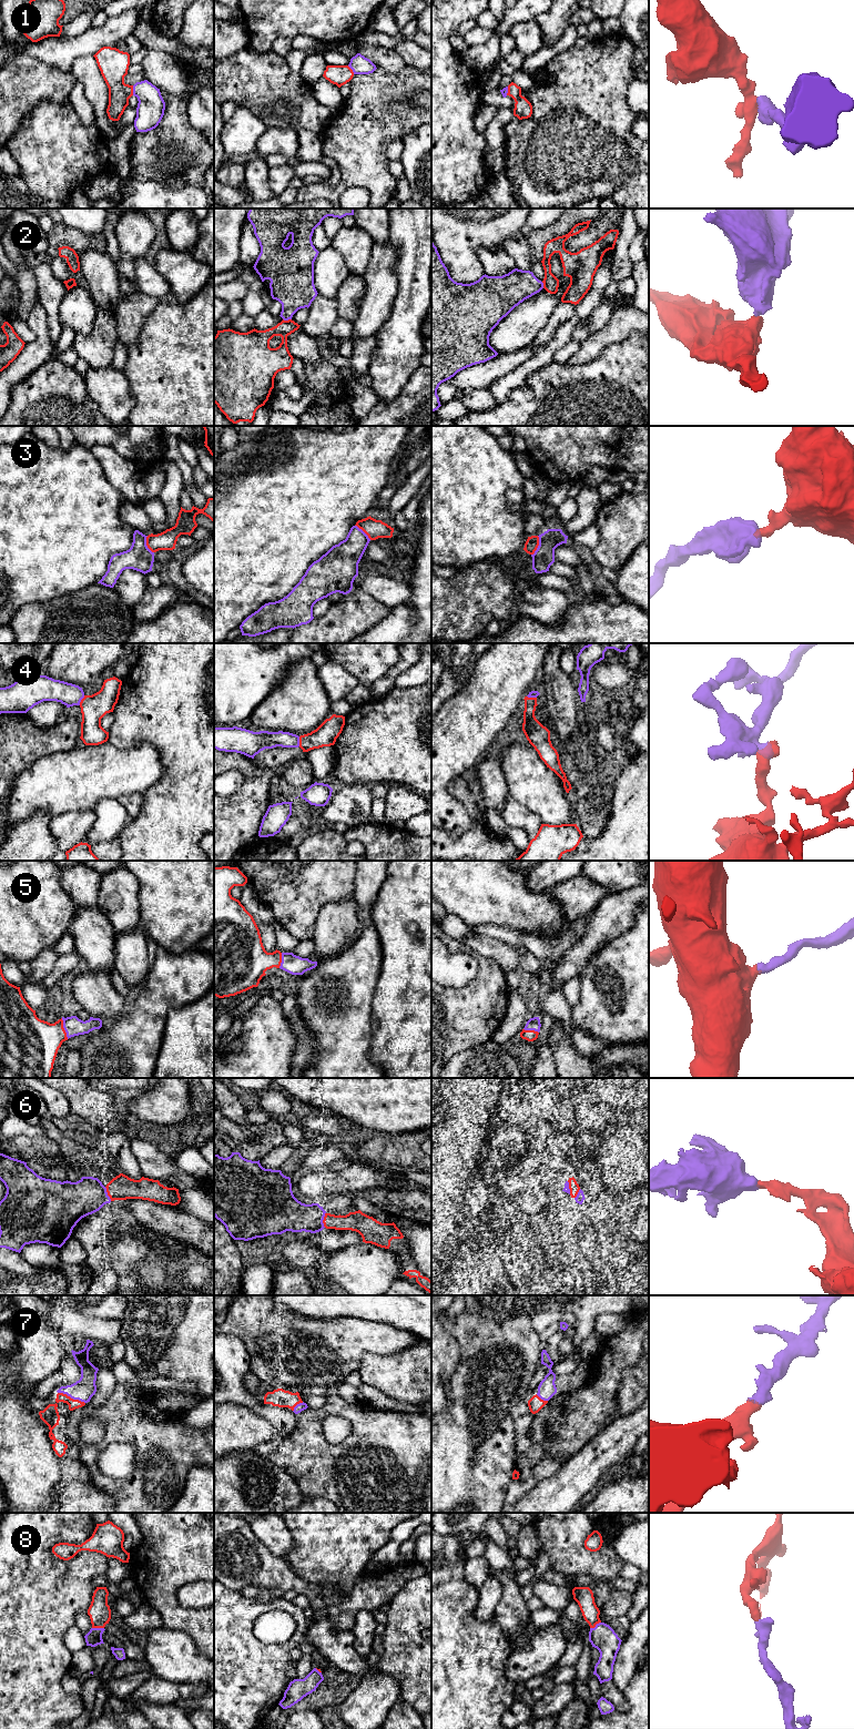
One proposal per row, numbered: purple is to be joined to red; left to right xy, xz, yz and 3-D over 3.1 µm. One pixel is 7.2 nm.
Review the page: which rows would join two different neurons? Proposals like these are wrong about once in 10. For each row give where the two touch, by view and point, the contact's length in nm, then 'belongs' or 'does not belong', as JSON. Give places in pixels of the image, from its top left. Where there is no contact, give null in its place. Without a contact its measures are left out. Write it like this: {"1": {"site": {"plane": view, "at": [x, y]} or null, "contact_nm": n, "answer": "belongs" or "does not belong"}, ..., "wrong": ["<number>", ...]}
{"1": {"site": {"plane": "xy", "at": [132, 90]}, "contact_nm": 70, "answer": "belongs"}, "2": {"site": {"plane": "xz", "at": [288, 319]}, "contact_nm": 60, "answer": "does not belong"}, "3": {"site": {"plane": "yz", "at": [538, 545]}, "contact_nm": 150, "answer": "does not belong"}, "4": {"site": {"plane": "xy", "at": [81, 700]}, "contact_nm": 80, "answer": "belongs"}, "5": {"site": {"plane": "xy", "at": [63, 1028]}, "contact_nm": 160, "answer": "belongs"}, "6": {"site": {"plane": "xz", "at": [323, 1220]}, "contact_nm": 110, "answer": "belongs"}, "7": {"site": {"plane": "xy", "at": [70, 1397]}, "contact_nm": 220, "answer": "belongs"}, "8": {"site": {"plane": "xy", "at": [98, 1627]}, "contact_nm": 90, "answer": "belongs"}, "wrong": ["2", "3"]}

